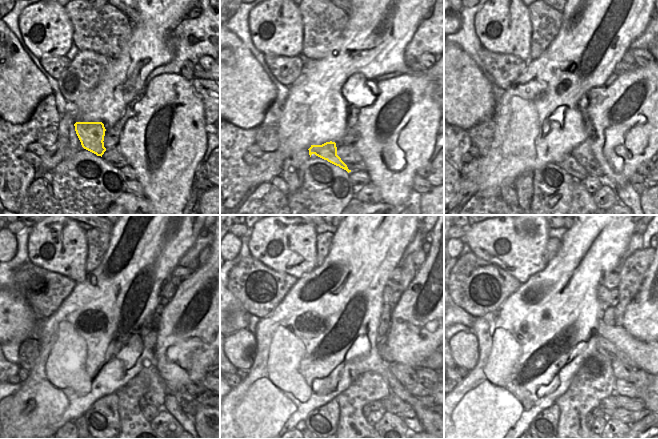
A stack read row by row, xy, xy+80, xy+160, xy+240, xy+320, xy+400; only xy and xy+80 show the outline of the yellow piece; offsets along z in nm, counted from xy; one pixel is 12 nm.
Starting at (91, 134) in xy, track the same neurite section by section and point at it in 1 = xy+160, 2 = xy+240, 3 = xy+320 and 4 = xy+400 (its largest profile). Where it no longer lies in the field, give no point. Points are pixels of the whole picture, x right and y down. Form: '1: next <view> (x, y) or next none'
1: next xy+160 (570, 164)
2: next xy+240 (142, 402)
3: next xy+320 (366, 410)
4: next xy+400 (590, 418)

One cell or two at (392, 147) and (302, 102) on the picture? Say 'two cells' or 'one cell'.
two cells

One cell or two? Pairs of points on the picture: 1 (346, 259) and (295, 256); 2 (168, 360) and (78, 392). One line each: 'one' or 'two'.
1: two
2: two

